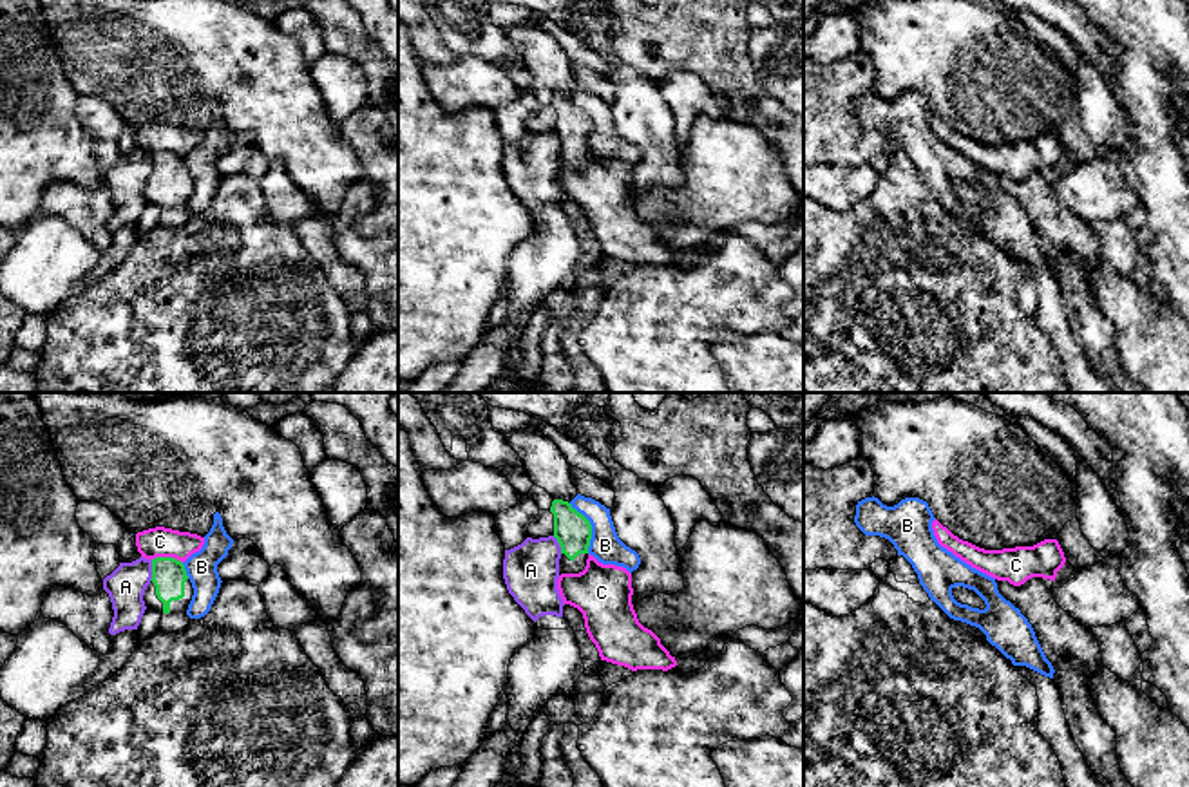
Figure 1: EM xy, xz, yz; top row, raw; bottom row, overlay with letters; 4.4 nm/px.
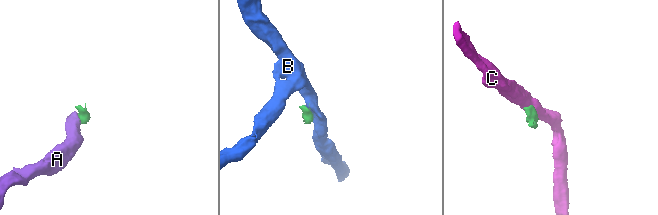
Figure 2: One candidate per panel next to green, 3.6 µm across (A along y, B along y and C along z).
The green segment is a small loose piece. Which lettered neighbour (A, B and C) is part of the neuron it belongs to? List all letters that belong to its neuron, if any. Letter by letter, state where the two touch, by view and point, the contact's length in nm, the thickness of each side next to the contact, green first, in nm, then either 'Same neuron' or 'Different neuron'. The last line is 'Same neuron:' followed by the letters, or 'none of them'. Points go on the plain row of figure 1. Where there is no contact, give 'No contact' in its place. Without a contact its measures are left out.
A: Touches green at xy (152, 165). Shared border 90 nm. Thickness 160 nm (green) against 170 nm. Different neuron
B: Touches green at xz (590, 122). Shared border 240 nm. Thickness 160 nm (green) against 140 nm. Different neuron
C: Touches green at xy (167, 152). Shared border 140 nm. Thickness 160 nm (green) against 140 nm. Different neuron
Same neuron: none of them

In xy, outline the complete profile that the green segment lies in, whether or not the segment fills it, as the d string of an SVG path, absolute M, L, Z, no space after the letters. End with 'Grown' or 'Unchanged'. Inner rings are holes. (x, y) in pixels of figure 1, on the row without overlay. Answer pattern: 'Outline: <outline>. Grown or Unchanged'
Outline: M152 154L152 174L143 190L147 203L159 208L186 208L192 190L194 183L181 156Z. Grown

